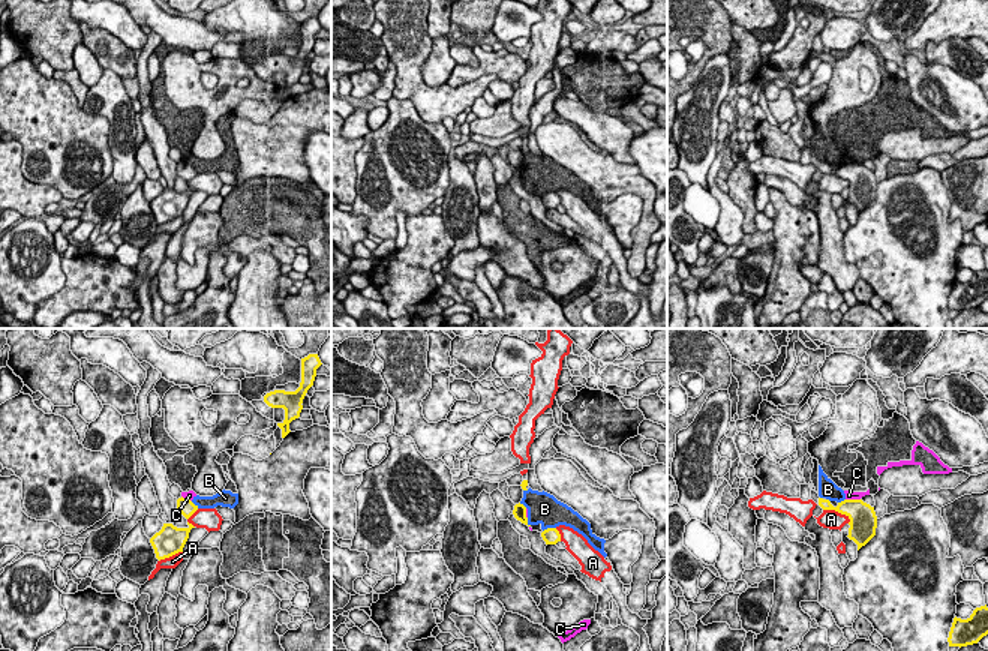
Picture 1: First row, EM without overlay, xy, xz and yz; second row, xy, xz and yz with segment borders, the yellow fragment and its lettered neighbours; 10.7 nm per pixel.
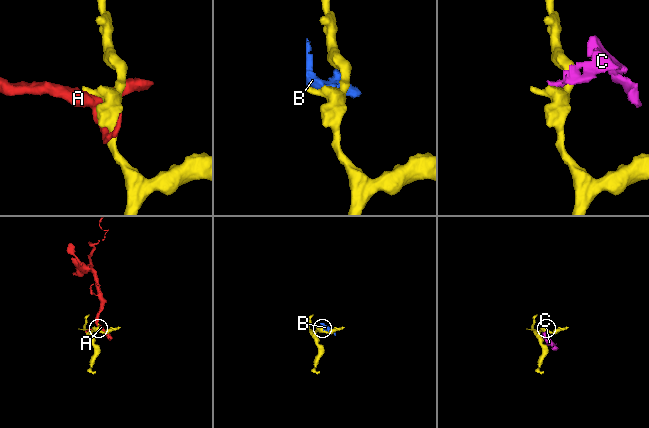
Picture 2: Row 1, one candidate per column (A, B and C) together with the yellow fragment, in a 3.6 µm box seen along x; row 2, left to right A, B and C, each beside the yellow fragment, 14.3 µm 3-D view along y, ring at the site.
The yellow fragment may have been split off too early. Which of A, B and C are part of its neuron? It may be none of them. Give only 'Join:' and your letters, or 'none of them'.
Join: none of them

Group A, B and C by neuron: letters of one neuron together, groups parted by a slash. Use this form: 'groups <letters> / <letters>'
groups A / B C

